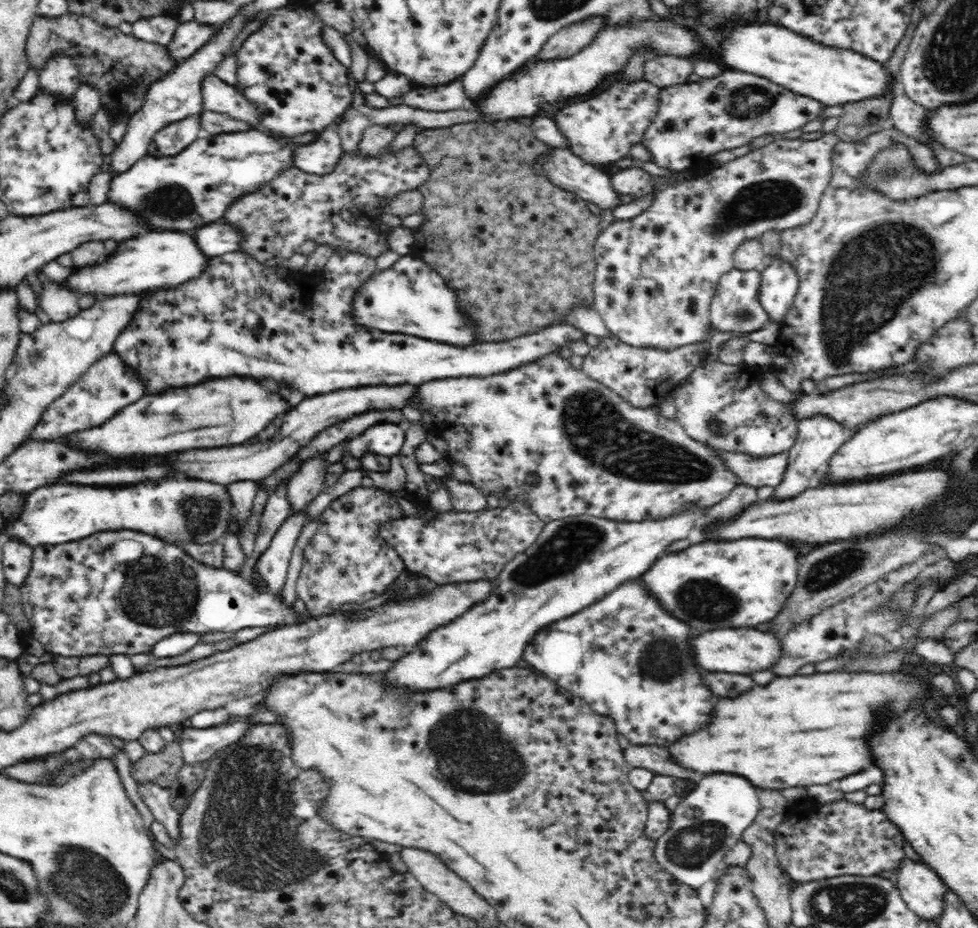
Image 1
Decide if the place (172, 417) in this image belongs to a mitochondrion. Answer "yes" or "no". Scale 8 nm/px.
yes

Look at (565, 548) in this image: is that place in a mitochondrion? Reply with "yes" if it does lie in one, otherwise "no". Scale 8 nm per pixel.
yes

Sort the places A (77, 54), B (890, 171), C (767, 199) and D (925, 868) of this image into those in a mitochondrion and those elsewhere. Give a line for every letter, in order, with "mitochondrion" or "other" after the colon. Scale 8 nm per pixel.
A: other
B: mitochondrion
C: mitochondrion
D: other

